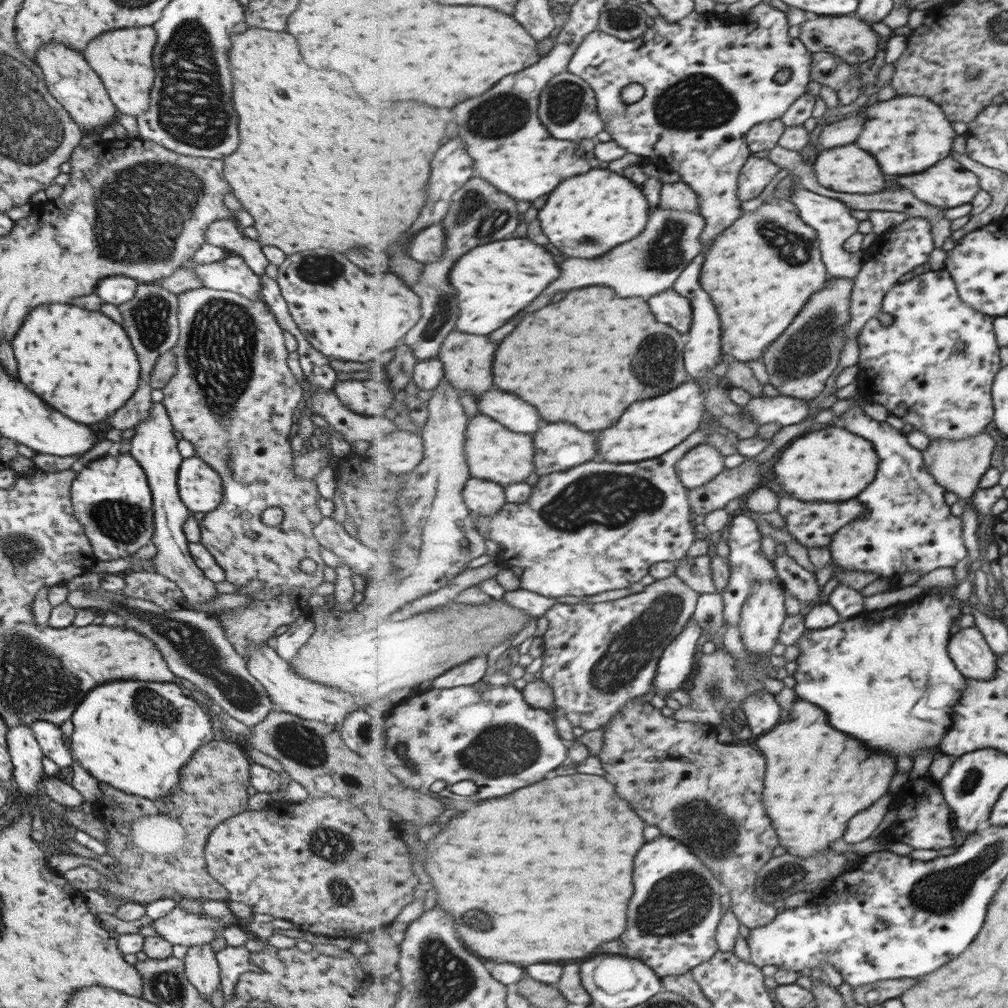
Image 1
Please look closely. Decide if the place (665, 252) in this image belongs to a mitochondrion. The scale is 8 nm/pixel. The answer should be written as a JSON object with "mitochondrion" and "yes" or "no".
{"mitochondrion":"yes"}

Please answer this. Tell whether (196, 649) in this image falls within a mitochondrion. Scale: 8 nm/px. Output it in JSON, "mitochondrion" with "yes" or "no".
{"mitochondrion":"yes"}

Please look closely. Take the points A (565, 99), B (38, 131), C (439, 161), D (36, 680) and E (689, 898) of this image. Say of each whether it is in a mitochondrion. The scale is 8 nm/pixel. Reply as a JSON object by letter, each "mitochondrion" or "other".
{"A":"mitochondrion","B":"mitochondrion","C":"other","D":"mitochondrion","E":"mitochondrion"}

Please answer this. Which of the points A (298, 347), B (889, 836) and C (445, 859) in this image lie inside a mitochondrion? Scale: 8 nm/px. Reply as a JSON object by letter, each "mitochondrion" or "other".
{"A":"other","B":"other","C":"other"}

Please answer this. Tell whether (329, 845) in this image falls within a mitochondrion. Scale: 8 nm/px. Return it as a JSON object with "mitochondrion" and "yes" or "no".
{"mitochondrion":"yes"}

